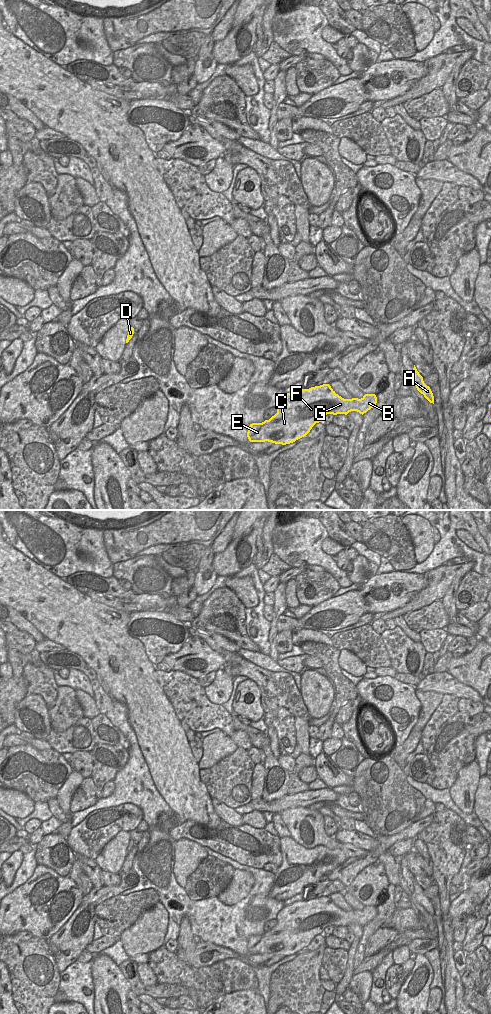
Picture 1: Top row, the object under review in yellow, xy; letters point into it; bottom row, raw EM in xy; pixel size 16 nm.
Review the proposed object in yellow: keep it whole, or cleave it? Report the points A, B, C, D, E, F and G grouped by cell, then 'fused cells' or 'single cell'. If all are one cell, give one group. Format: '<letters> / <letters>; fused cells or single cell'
A B C D E F G; single cell

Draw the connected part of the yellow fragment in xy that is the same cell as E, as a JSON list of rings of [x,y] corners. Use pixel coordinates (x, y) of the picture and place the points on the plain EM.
[[[329,896],[297,901],[278,912],[277,925],[269,932],[250,936],[247,949],[250,954],[290,956],[306,948],[327,926],[347,927],[357,923],[363,927],[376,915],[375,906],[365,906],[361,911],[344,911]]]

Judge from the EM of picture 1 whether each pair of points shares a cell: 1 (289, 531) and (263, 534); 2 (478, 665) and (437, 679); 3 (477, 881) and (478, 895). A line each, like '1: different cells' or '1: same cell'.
1: different cells
2: different cells
3: same cell

